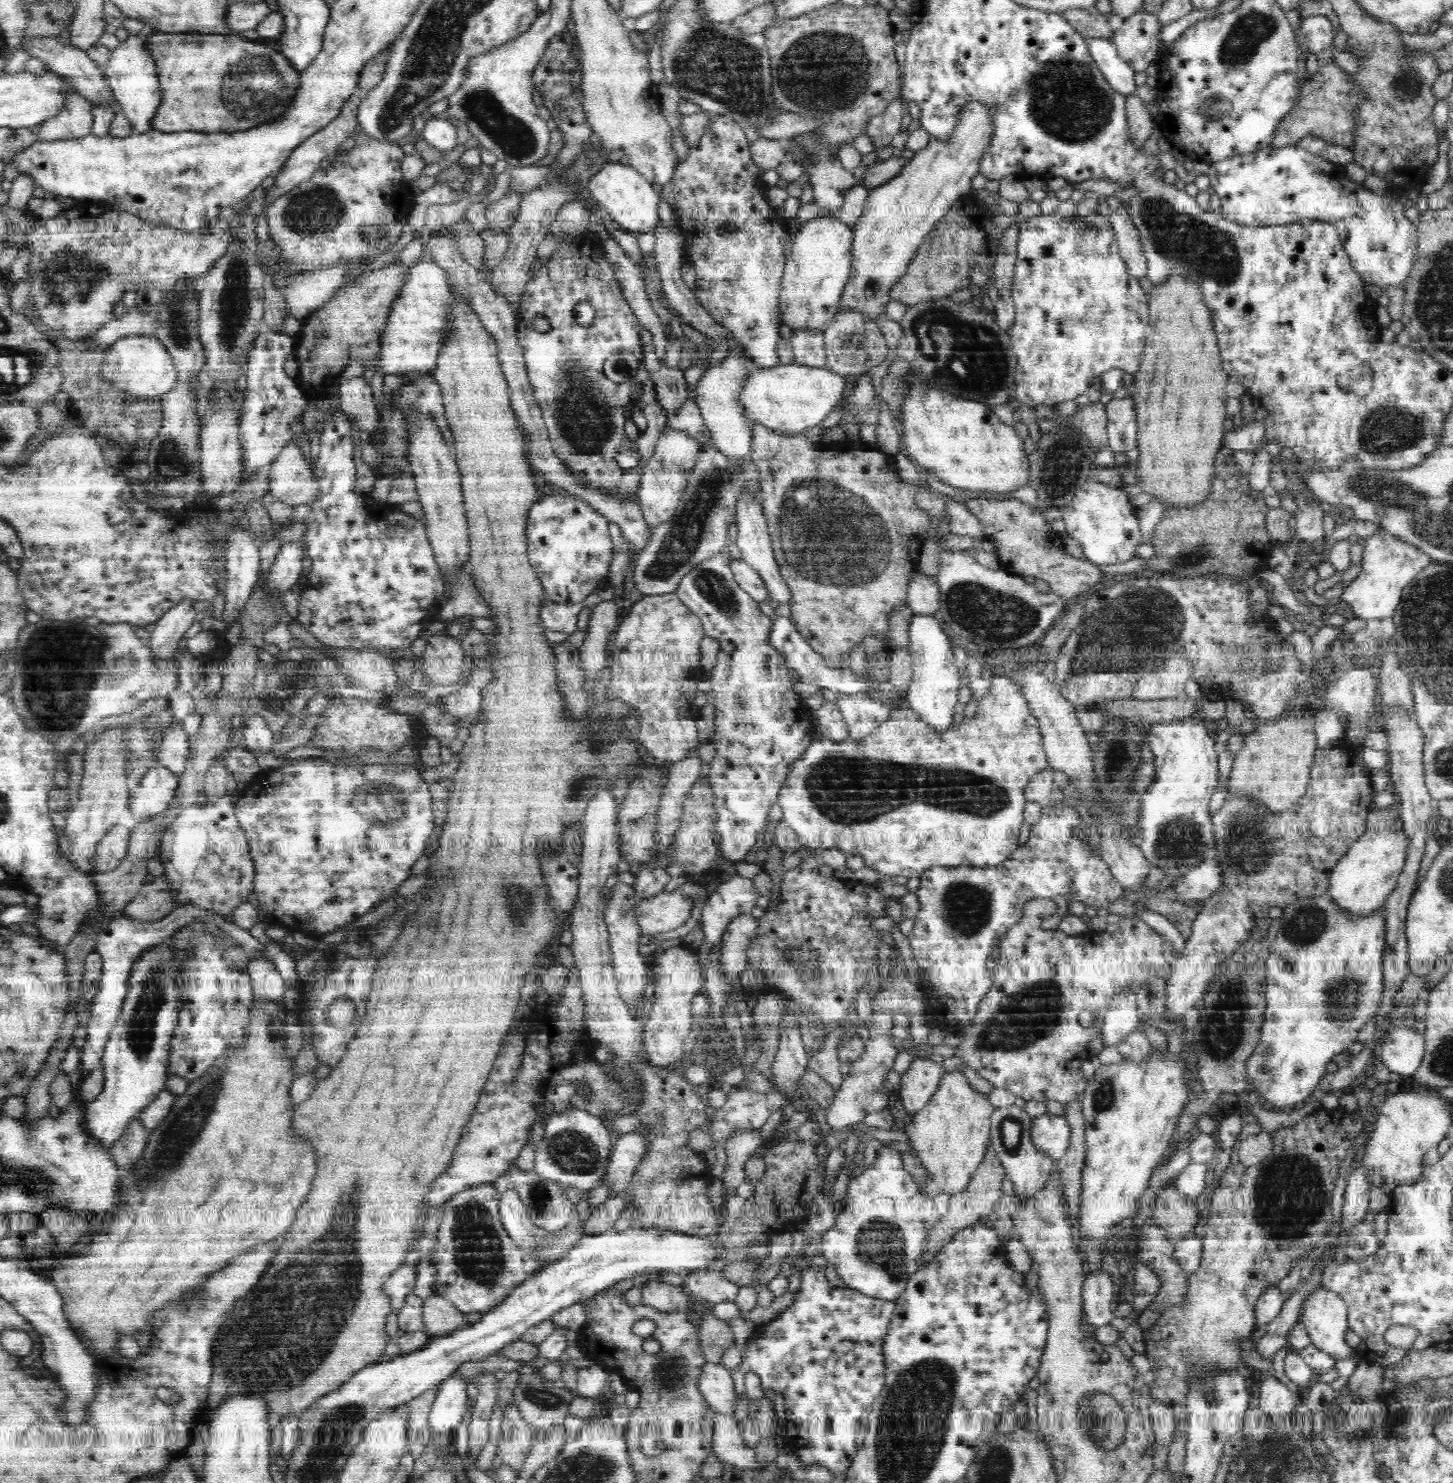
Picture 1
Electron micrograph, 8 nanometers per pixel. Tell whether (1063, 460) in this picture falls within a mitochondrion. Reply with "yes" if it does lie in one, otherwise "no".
yes

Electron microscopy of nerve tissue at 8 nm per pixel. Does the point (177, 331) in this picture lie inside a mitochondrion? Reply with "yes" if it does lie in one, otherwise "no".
yes

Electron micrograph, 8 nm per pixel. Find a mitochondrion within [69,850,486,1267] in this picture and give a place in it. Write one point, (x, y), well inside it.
(180, 1134)

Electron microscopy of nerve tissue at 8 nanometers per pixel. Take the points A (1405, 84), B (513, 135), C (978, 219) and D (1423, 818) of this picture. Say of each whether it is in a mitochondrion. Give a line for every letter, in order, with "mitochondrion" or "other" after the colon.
A: mitochondrion
B: mitochondrion
C: other
D: other

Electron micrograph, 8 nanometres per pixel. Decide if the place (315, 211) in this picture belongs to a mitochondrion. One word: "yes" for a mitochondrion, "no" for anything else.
yes

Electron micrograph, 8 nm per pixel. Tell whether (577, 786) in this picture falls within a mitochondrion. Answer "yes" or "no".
yes

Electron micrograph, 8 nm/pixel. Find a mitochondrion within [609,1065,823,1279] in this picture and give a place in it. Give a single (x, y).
(654, 1182)

